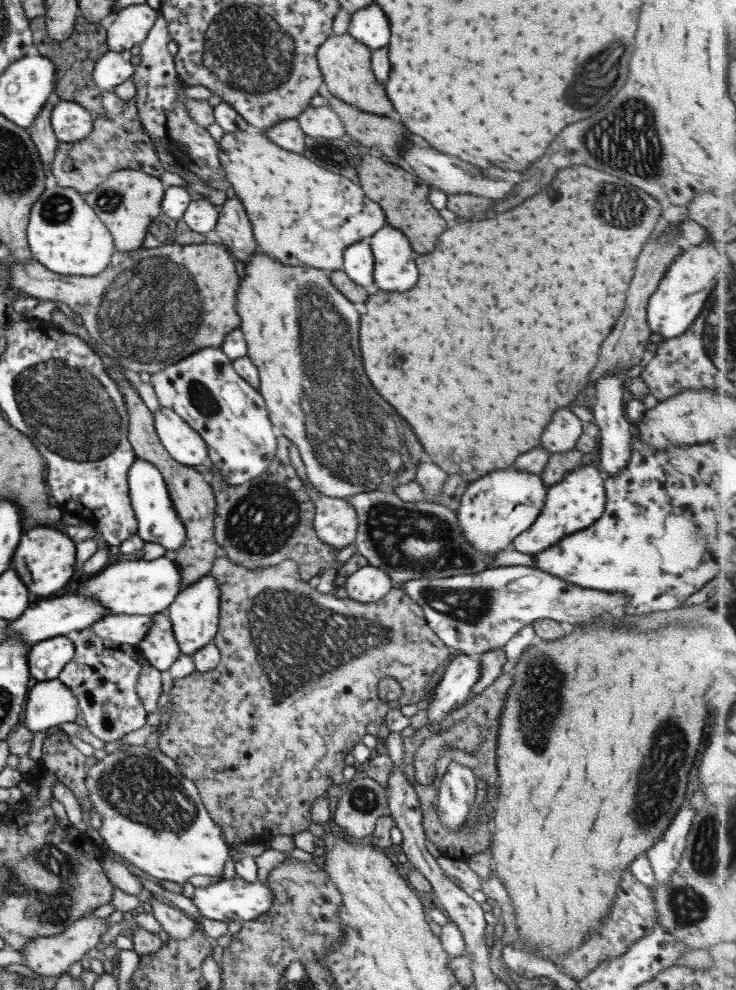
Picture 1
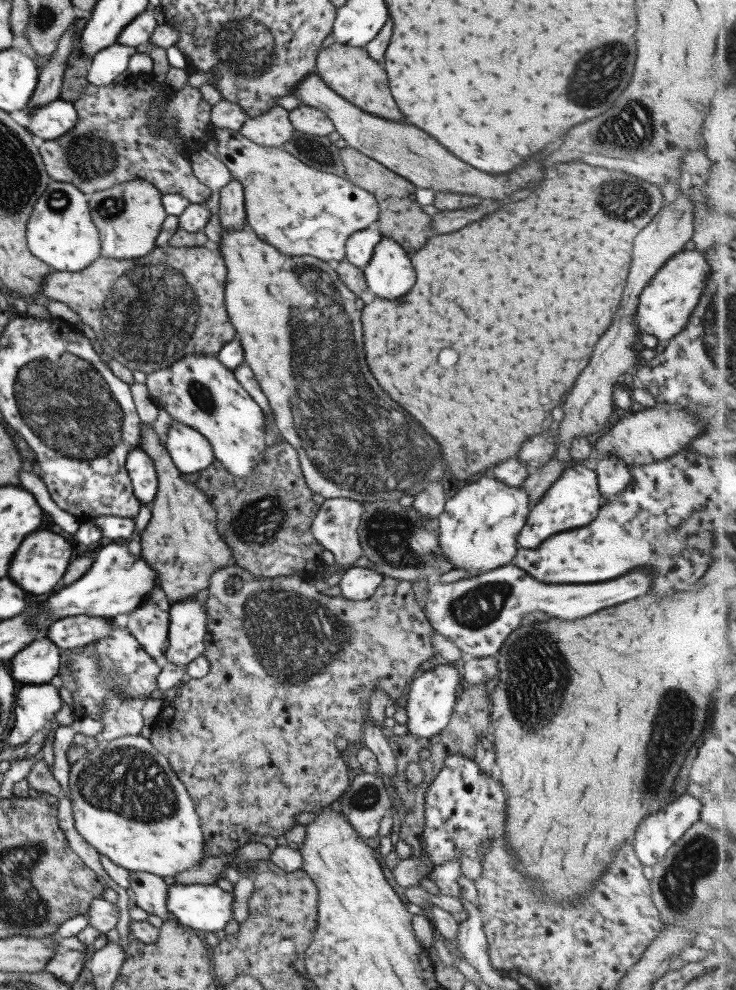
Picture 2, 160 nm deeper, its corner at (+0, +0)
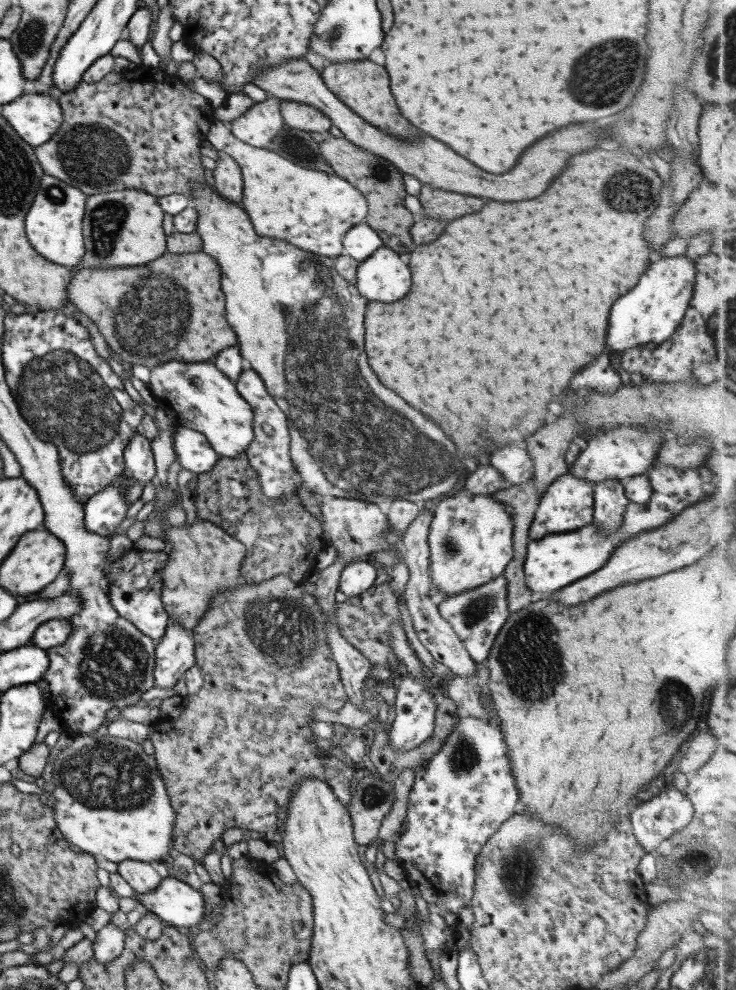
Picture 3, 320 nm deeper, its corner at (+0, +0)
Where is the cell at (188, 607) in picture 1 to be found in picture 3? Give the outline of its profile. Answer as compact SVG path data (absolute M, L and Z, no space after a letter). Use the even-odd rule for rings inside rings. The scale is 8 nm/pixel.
M170 620L164 636L155 645L155 686L172 689L189 668L195 665L192 629Z

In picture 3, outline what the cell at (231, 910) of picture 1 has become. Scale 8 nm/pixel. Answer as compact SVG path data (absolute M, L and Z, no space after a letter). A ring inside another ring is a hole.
M175 877L163 878L150 894L134 891L131 898L162 922L177 928L198 928L198 924L204 922L204 894Z

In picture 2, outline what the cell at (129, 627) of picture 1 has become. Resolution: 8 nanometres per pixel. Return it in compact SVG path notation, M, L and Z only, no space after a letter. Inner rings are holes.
M80 615L61 618L50 624L46 637L61 650L77 649L109 635L111 622L112 617Z

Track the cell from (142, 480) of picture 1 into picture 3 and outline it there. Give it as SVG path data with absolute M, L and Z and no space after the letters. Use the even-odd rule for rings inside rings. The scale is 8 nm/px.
M139 433L132 436L132 442L123 451L125 474L146 486L157 483L155 460L150 441Z

